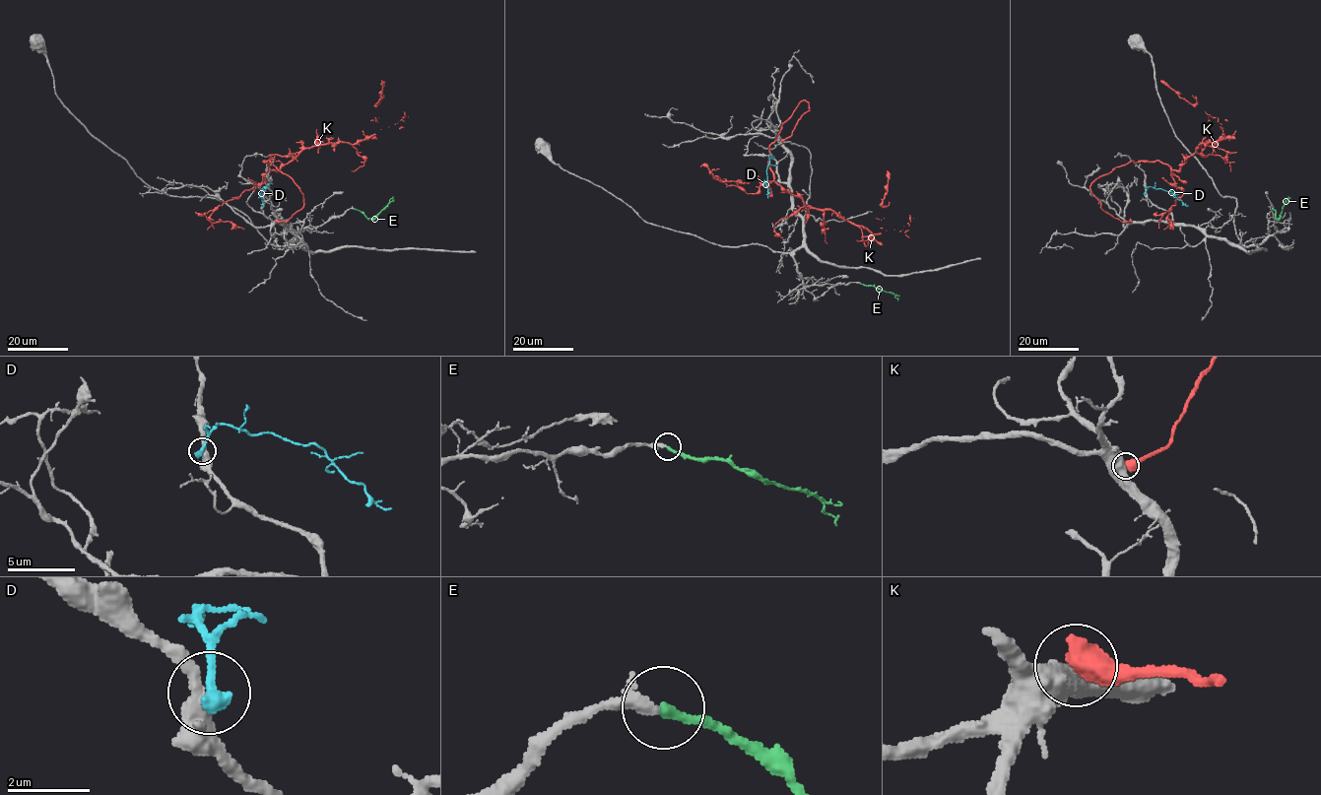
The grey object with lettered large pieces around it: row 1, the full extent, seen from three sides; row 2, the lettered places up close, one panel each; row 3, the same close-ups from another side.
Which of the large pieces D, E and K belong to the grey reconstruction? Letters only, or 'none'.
E

